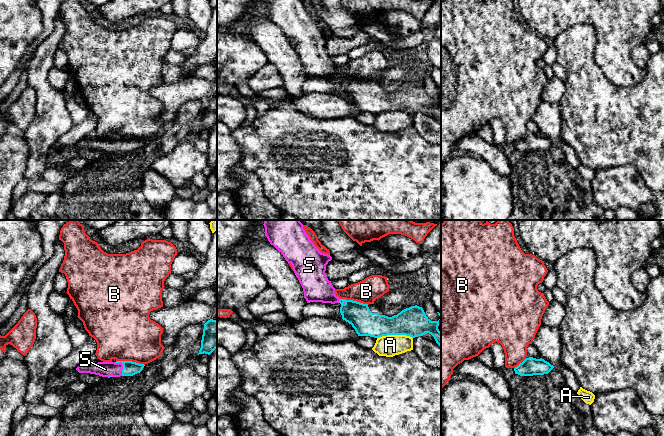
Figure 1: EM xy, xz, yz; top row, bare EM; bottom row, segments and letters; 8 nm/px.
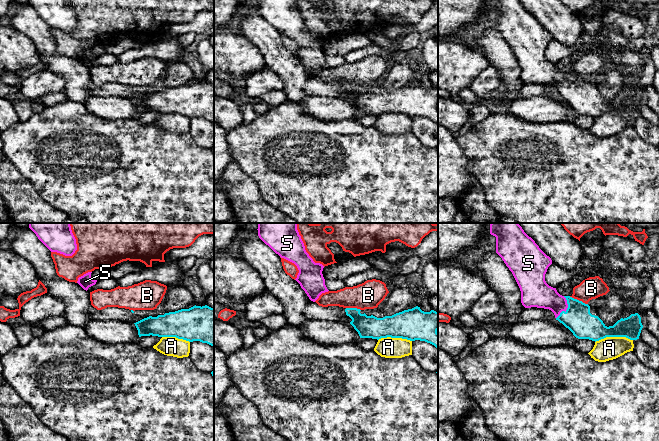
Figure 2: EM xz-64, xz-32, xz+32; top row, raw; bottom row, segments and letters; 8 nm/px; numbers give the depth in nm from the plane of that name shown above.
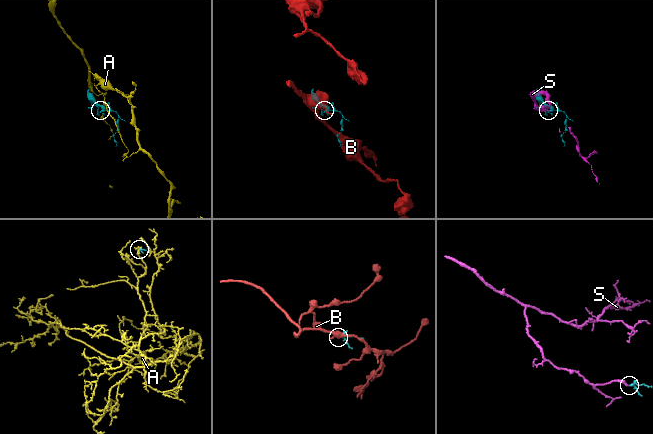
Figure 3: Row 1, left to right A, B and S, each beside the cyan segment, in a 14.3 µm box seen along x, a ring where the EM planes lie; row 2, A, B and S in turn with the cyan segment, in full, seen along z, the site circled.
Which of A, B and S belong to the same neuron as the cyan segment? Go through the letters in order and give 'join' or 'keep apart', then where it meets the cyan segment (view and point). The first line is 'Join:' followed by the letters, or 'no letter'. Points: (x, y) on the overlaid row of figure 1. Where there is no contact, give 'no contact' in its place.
Join: S
A: keep apart; contact xz (394, 334)
B: keep apart; contact xy (130, 361)
S: join; contact xy (123, 366)

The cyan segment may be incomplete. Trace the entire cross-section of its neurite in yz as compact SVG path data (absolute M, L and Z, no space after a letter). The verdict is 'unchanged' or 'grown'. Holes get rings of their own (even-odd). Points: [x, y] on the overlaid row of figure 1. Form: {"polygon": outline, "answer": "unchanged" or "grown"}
{"polygon": "M533 357L526 358L522 363L514 368L515 374L520 376L533 376L548 374L554 368L544 359L536 359Z", "answer": "unchanged"}

